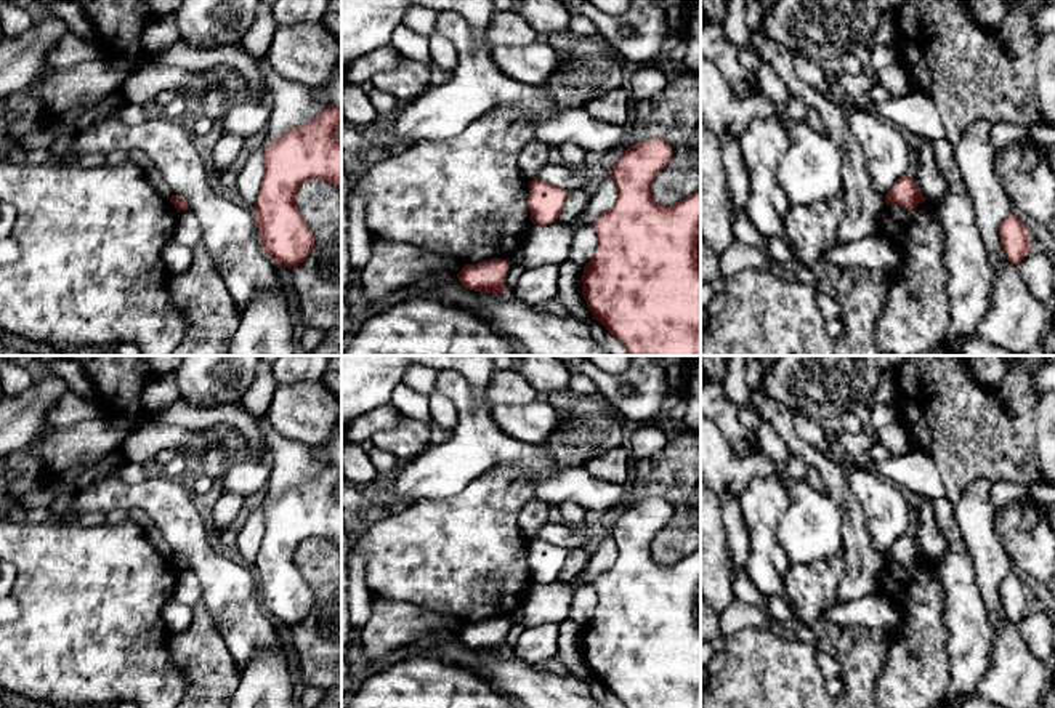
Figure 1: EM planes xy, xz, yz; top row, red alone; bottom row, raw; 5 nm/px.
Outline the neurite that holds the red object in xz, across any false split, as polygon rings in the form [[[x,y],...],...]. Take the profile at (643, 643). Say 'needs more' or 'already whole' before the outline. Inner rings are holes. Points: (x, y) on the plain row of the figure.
already whole; [[[659,497],[630,505],[611,529],[617,561],[592,585],[598,594],[598,605],[584,625],[582,654],[593,679],[625,708],[701,708],[701,548],[670,565],[656,562],[653,541],[670,517],[672,505]]]

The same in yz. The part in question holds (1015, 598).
already whole; [[[1013,572],[1000,580],[999,597],[1007,618],[1015,625],[1031,610],[1031,594],[1023,580]]]

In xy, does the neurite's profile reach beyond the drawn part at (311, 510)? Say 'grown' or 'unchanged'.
unchanged

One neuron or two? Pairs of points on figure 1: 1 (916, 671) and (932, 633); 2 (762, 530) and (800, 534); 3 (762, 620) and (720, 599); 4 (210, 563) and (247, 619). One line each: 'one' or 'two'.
1: one
2: two
3: two
4: one

